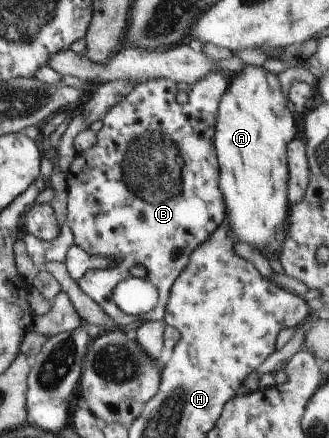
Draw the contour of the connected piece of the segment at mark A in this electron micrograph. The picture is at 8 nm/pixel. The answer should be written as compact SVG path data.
M245 65L244 69L235 74L228 76L228 87L225 94L219 99L218 111L216 116L216 123L214 126L214 135L212 138L213 148L216 154L216 165L217 165L217 186L218 191L222 196L222 203L224 206L224 223L226 224L226 233L232 236L234 243L247 243L249 247L253 247L255 251L260 252L264 255L264 250L267 246L271 245L277 237L277 231L279 229L285 229L289 204L287 198L288 193L288 166L286 163L286 148L288 144L294 139L296 132L295 123L291 113L285 107L285 93L281 93L279 90L279 83L276 79L276 75L272 75L263 71L261 67L253 67Z

